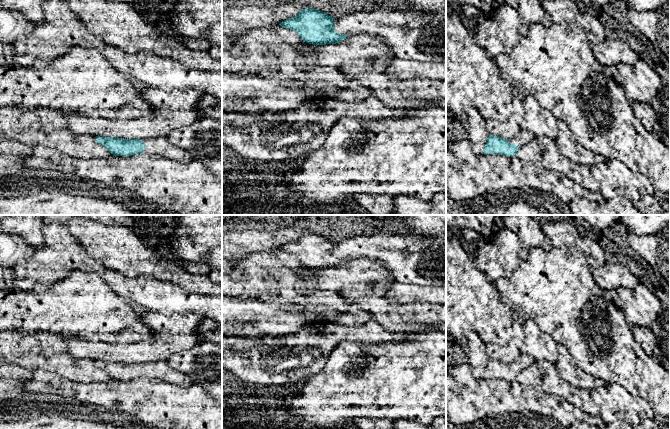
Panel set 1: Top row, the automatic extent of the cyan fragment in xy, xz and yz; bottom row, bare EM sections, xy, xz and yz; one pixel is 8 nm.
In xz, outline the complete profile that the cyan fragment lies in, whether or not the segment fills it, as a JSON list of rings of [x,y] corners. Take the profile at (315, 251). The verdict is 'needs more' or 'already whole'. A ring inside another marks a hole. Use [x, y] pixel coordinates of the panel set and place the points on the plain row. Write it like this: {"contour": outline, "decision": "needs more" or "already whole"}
{"contour": [[[305,232],[294,242],[288,242],[279,249],[295,255],[308,268],[337,268],[350,259],[337,257],[334,253],[334,243],[323,235]]], "decision": "already whole"}

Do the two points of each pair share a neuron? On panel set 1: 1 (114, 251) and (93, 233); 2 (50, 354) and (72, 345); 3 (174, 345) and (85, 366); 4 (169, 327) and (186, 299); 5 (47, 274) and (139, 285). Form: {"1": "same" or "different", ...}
{"1": "same", "2": "different", "3": "different", "4": "different", "5": "same"}

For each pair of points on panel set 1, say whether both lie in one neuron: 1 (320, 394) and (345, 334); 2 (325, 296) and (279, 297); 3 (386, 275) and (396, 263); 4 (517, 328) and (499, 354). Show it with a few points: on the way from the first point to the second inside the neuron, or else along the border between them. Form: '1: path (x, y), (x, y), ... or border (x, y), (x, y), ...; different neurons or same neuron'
1: border (366, 342), (340, 340), (326, 356); different neurons
2: path (314, 296), (290, 296); same neuron
3: border (370, 258), (379, 260), (396, 280); different neurons
4: path (517, 336), (516, 343), (507, 352); same neuron

